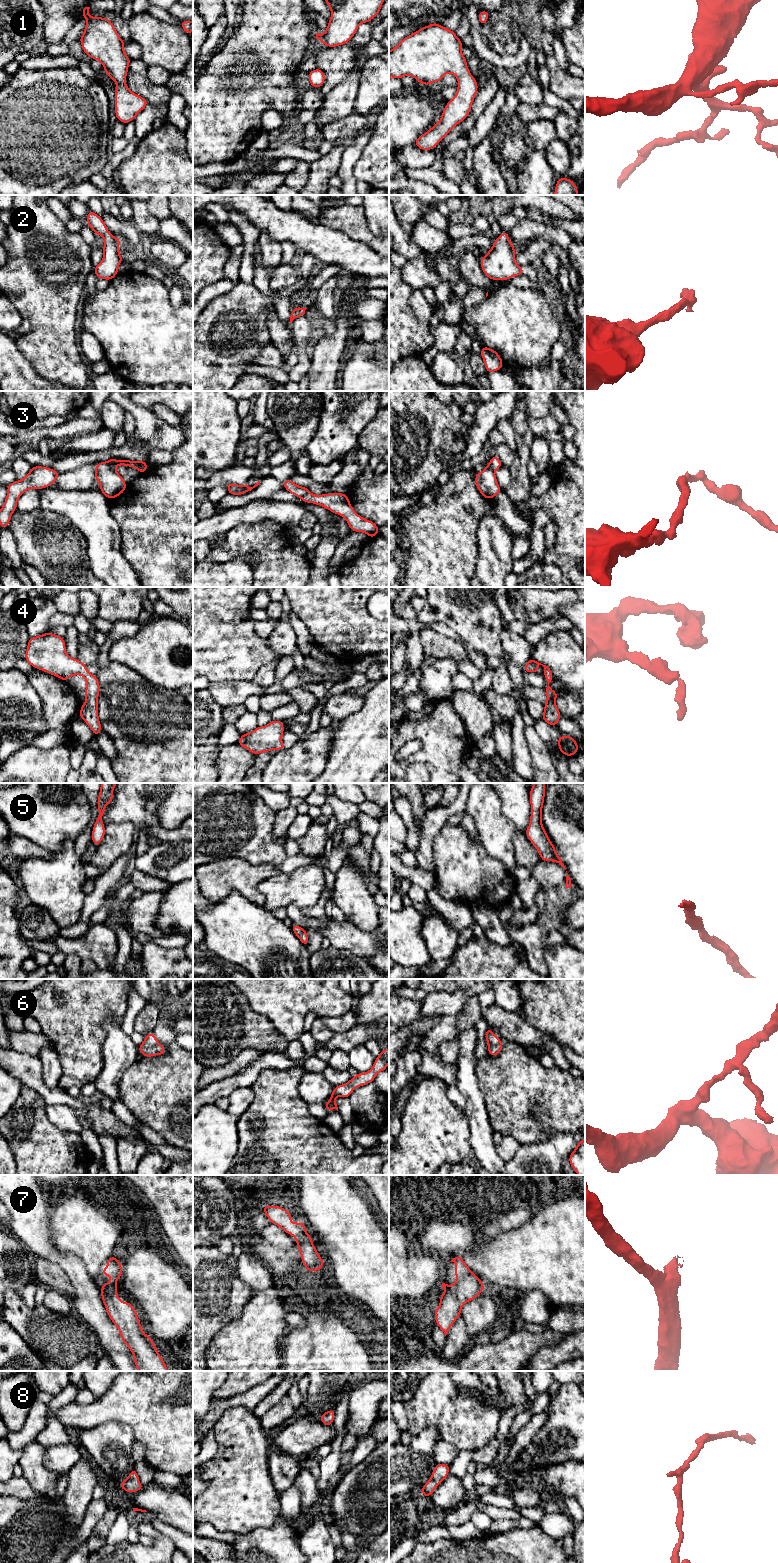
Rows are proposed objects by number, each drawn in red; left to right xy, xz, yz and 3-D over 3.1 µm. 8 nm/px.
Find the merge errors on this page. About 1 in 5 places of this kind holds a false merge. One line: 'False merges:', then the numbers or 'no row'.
False merges: 3

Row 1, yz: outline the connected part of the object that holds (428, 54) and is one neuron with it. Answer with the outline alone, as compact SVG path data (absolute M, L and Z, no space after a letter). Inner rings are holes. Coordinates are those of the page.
M435 22L403 38L389 51L391 78L401 79L409 75L428 86L441 82L446 73L452 73L459 83L456 95L446 104L440 121L415 140L415 145L421 150L433 150L470 114L478 83L470 74L462 46L455 31Z

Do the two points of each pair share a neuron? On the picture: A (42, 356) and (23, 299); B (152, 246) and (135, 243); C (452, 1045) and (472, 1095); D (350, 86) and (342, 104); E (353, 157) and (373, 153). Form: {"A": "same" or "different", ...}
{"A": "same", "B": "different", "C": "different", "D": "same", "E": "different"}

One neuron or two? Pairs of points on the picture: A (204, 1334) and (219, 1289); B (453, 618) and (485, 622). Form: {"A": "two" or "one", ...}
{"A": "one", "B": "one"}

